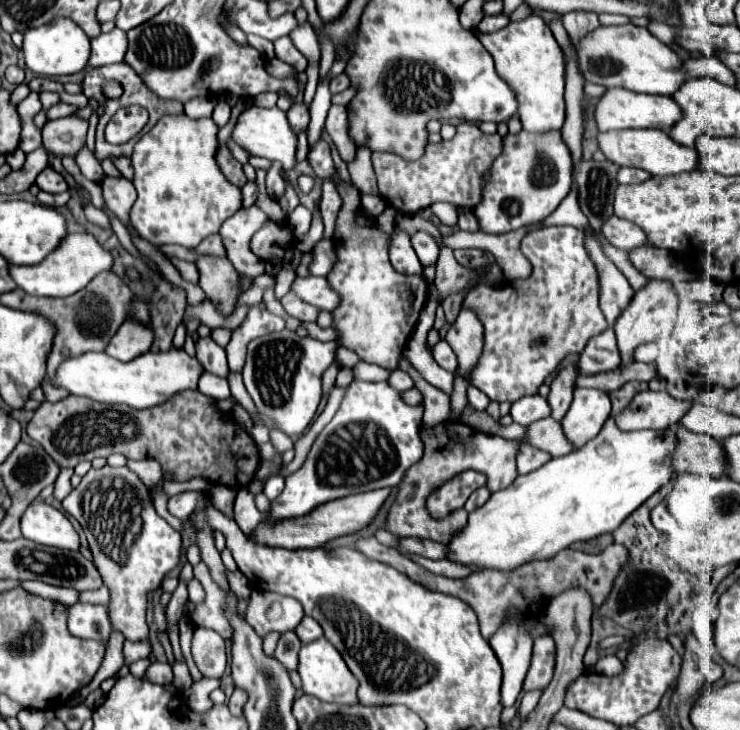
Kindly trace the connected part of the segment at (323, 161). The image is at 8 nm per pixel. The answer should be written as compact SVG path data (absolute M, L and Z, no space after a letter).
M319 139L317 143L313 143L309 147L307 159L309 159L317 177L321 177L321 179L335 177L335 165L331 159L331 145L325 139Z

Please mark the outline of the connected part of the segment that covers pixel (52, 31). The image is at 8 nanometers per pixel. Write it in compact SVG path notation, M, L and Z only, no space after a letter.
M55 19L53 23L47 23L45 27L29 29L23 41L25 65L33 73L45 75L45 77L59 77L59 75L69 75L69 73L77 73L85 69L89 51L91 51L89 37L71 19Z

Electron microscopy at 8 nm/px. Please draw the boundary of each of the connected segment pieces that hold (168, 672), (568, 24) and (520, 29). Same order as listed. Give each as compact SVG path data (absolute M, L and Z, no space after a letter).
M150 665L143 679L161 685L168 684L173 680L172 666Z
M571 11L571 13L563 15L563 25L565 25L565 29L567 29L567 33L573 41L579 41L587 33L601 27L597 13L589 13L589 11L583 11L583 13L581 11Z
M533 11L523 21L513 21L499 31L477 33L477 39L495 59L497 73L511 87L517 87L523 129L531 133L561 131L565 121L565 57L545 21Z

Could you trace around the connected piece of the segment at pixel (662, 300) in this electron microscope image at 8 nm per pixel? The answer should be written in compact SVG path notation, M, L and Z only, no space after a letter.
M649 281L647 287L635 293L627 309L617 317L615 321L615 335L619 343L619 351L623 357L623 365L633 361L633 347L647 343L647 341L657 341L665 329L673 329L675 325L675 315L677 315L677 295L669 291L669 283L653 283Z

